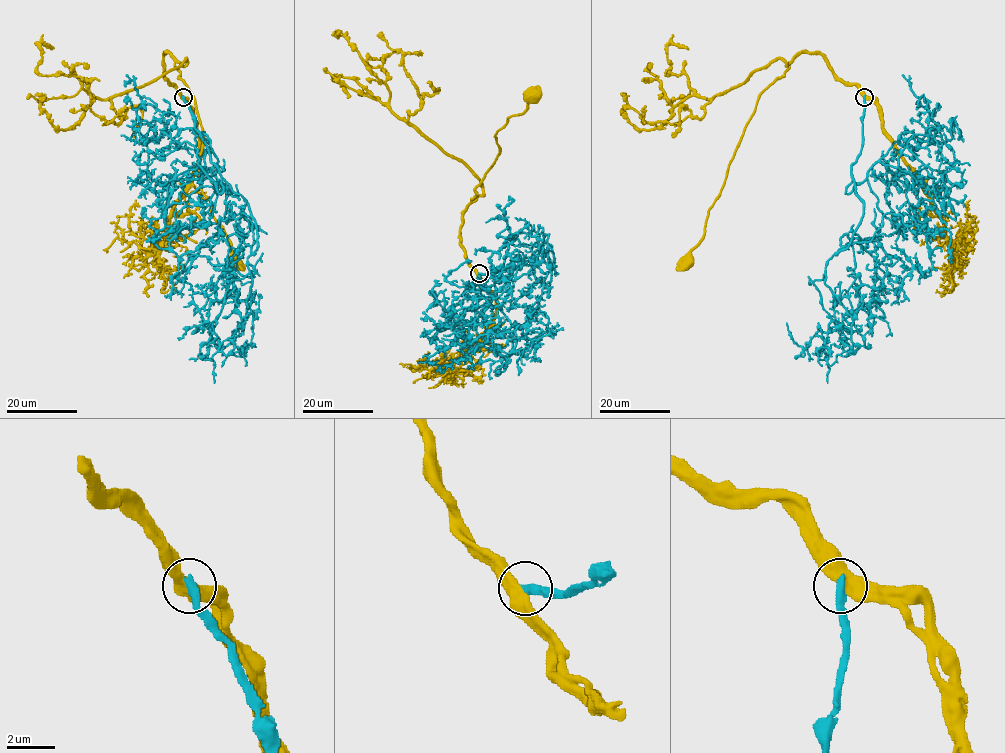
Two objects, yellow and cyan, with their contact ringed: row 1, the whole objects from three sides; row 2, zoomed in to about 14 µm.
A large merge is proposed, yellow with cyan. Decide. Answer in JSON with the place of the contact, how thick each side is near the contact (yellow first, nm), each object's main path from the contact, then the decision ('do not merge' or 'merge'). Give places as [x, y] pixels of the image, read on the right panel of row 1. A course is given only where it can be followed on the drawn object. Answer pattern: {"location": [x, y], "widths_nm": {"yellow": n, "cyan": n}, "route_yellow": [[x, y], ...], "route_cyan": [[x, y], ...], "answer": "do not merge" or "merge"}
{"location": [864, 97], "widths_nm": {"yellow": 550, "cyan": 380}, "route_yellow": [[864, 97], [854, 84], [842, 82], [819, 53], [800, 52], [760, 94], [688, 261]], "route_cyan": [[864, 97], [851, 167], [863, 216], [837, 253], [899, 214], [925, 235], [931, 270], [895, 243]], "answer": "do not merge"}

